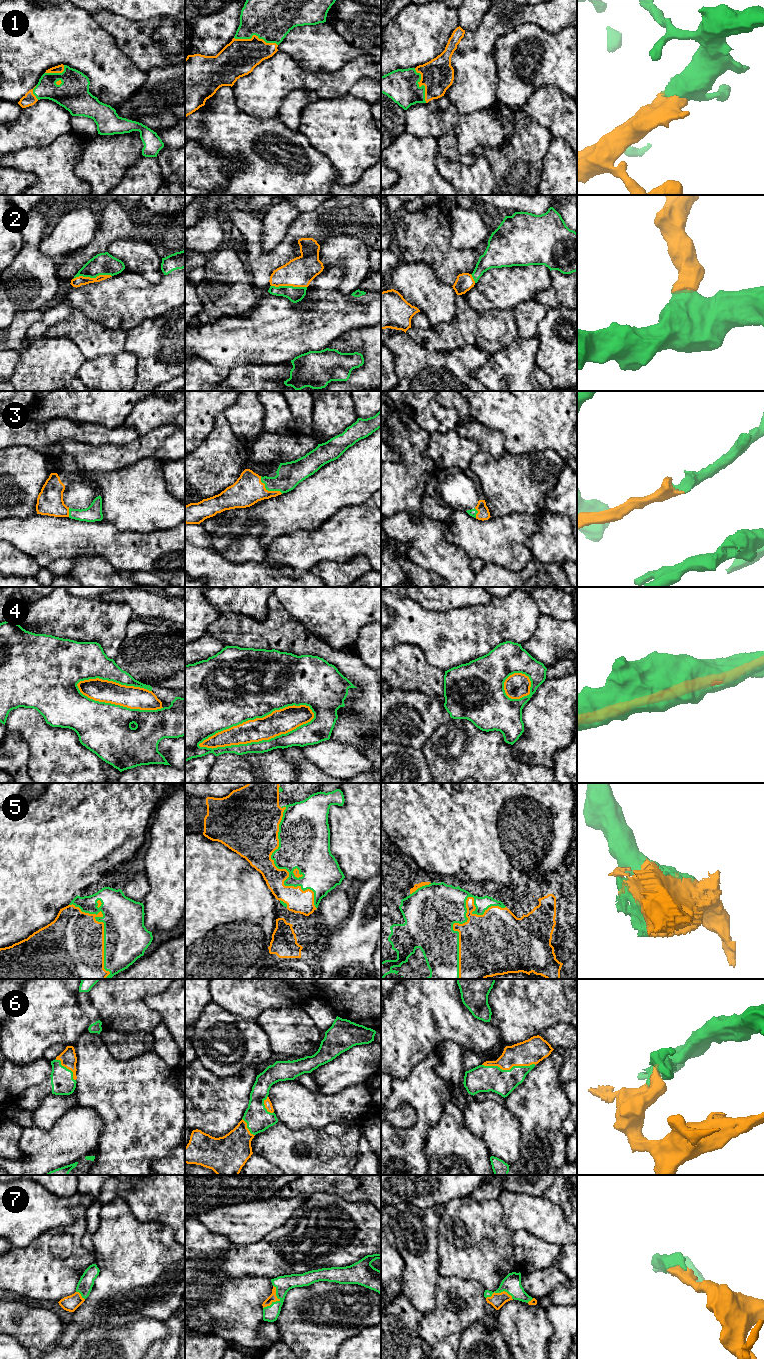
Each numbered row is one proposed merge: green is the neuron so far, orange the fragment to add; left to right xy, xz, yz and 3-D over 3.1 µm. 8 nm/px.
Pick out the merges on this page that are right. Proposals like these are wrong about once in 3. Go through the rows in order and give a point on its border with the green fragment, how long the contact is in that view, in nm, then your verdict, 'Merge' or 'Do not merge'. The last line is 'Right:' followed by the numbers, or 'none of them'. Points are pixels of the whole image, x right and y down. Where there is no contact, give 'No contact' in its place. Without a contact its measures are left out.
1: Touches green at xz (256, 35). Shared border 360 nm. Merge
2: Touches green at xy (92, 277). Shared border 320 nm. Merge
3: Touches green at xz (268, 490). Shared border 240 nm. Merge
4: Touches green at xz (257, 742). Shared border 950 nm. Do not merge
5: Touches green at yz (466, 917). Shared border 700 nm. Merge
6: Touches green at yz (508, 1070). Shared border 440 nm. Merge
7: Touches green at xz (277, 1301). Shared border 200 nm. Merge
Right: 1, 2, 3, 5, 6, 7

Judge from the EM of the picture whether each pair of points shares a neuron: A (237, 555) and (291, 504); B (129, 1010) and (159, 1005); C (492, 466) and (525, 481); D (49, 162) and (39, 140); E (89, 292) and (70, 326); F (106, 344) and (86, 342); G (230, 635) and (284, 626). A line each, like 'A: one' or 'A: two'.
A: two
B: two
C: one
D: two
E: two
F: one
G: one

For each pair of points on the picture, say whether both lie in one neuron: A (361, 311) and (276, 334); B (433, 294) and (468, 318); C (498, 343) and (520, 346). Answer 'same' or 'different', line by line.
A: same
B: different
C: different

